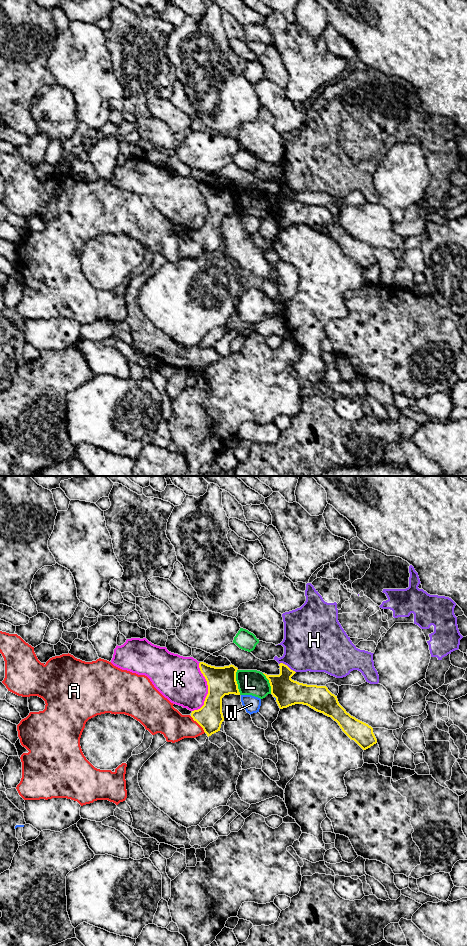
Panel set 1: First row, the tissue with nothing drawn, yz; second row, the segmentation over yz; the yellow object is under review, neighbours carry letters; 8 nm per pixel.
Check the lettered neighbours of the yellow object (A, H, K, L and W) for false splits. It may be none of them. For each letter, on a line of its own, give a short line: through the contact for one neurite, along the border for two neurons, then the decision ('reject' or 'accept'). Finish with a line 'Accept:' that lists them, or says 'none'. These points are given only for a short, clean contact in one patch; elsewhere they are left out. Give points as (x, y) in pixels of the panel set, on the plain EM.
A: yz (210, 237), (198, 243), (172, 243), (167, 240) | accept
H: reject
K: reject
L: reject
W: reject
Accept: A

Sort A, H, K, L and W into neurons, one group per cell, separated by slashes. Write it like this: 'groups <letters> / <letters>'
groups A / H / K / L / W

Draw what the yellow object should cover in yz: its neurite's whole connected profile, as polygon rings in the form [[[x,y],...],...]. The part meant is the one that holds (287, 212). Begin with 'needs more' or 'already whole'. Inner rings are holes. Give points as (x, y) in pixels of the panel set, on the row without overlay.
already whole; [[[283,183],[279,186],[279,195],[263,194],[269,200],[271,214],[276,218],[280,229],[295,224],[307,225],[336,241],[342,251],[363,270],[377,263],[373,248],[347,233],[339,224],[337,216],[326,206],[307,205],[294,201],[291,197],[296,192]]]

